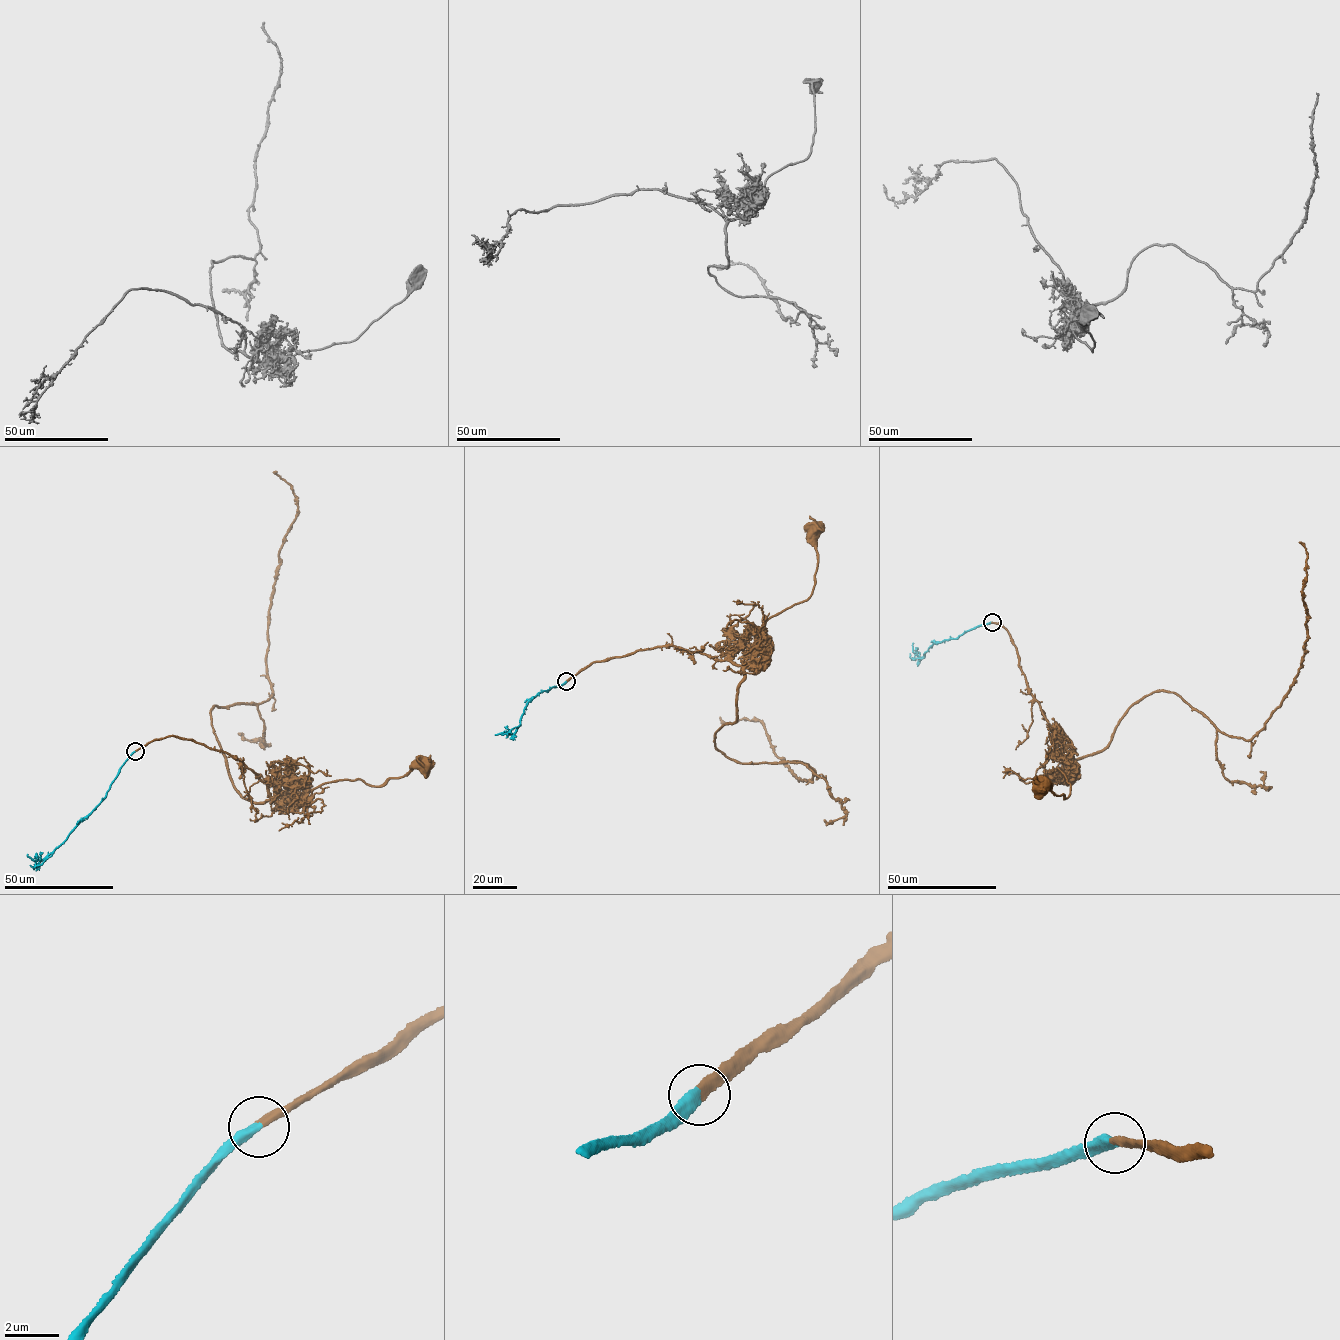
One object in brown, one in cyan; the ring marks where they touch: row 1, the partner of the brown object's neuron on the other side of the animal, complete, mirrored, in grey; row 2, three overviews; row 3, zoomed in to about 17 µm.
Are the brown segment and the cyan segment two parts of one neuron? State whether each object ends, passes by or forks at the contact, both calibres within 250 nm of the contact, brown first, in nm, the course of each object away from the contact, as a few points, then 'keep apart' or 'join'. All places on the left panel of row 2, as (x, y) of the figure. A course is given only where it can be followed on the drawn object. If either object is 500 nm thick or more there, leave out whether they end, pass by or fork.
brown ends; cyan ends; calibres 360 and 440 nm; course brown (135, 751), (173, 735), (193, 739), (236, 758), (285, 803), (335, 781), (377, 786), (427, 765); course cyan (135, 751), (120, 767), (105, 796), (62, 843), (42, 860), (34, 861), (27, 854); join

